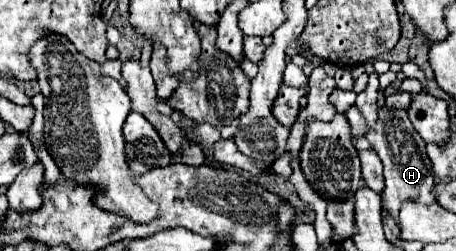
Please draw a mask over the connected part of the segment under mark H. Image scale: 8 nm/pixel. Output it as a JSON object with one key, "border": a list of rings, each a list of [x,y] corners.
{"border":[[[379,109],[379,119],[375,127],[367,125],[365,133],[367,141],[373,145],[377,151],[381,163],[383,163],[383,175],[385,175],[385,189],[381,193],[383,197],[383,207],[397,219],[401,201],[411,199],[411,201],[423,201],[423,203],[433,203],[431,187],[435,185],[433,181],[433,165],[425,153],[425,143],[421,141],[419,133],[411,125],[407,111],[405,109]]]}

